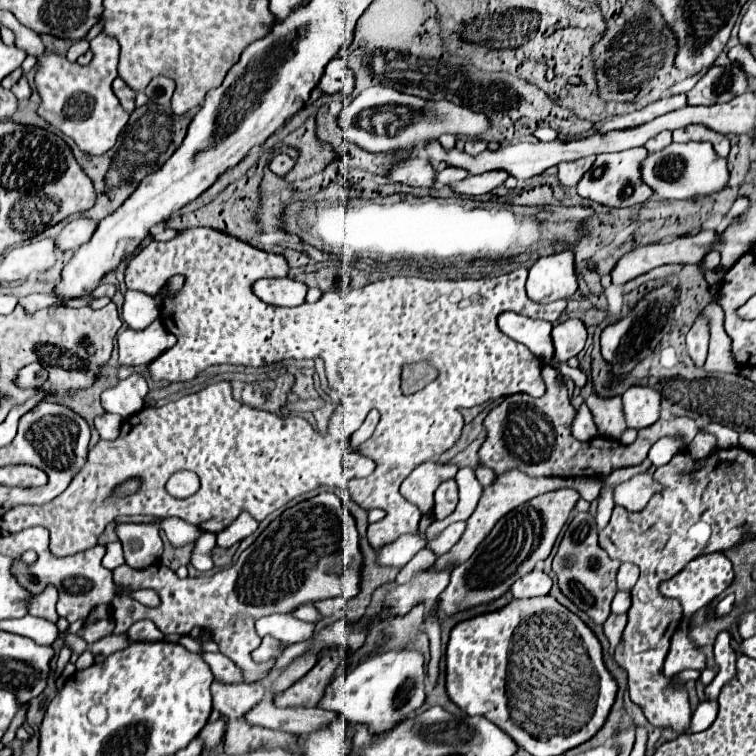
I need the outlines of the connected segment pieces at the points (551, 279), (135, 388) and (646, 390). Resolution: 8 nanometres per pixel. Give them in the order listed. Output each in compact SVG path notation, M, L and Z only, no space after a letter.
M572 251L540 257L530 267L530 275L526 281L526 295L536 303L552 303L558 299L568 299L574 295L576 289L578 289L578 281L574 273Z
M134 373L118 385L106 389L100 395L100 403L106 413L116 413L122 417L130 417L142 410L144 397L148 393L148 385L144 375Z
M630 387L624 395L624 415L632 429L646 429L660 417L660 393L652 387Z

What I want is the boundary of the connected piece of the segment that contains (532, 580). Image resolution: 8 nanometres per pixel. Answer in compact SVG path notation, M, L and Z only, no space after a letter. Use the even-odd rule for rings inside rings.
M536 569L528 575L524 575L522 579L518 579L514 585L512 585L512 597L514 599L526 599L526 597L540 597L540 595L548 595L552 589L552 579Z

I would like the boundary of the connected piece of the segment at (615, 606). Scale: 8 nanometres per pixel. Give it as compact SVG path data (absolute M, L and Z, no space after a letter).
M618 591L611 603L611 611L615 614L626 613L631 605L629 592Z

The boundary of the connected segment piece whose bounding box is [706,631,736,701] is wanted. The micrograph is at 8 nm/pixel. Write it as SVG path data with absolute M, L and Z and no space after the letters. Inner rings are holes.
M722 631L714 643L714 657L718 668L716 679L706 687L708 699L718 699L718 693L722 685L726 685L736 674L736 653L730 647L730 637L726 631Z

